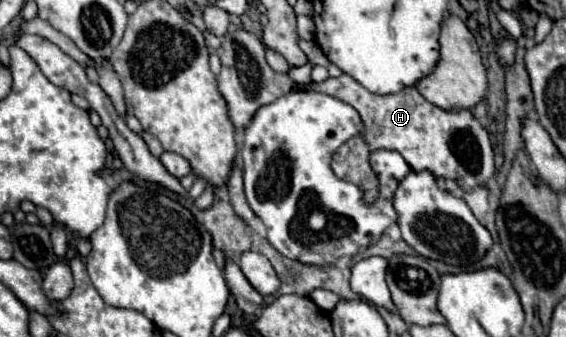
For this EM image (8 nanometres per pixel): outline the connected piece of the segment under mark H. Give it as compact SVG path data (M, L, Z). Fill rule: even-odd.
M343 74L339 78L329 78L321 84L311 84L307 88L315 88L319 92L331 94L349 106L353 106L363 122L363 132L349 138L335 154L333 154L333 172L339 178L349 178L349 182L357 182L369 190L369 198L373 198L373 188L365 182L365 164L367 156L373 150L397 150L407 164L415 170L429 170L437 180L455 180L463 192L469 192L473 186L487 186L495 176L493 150L489 142L487 130L475 120L471 110L447 112L431 102L427 102L415 88L401 90L397 94L371 94L357 80Z

